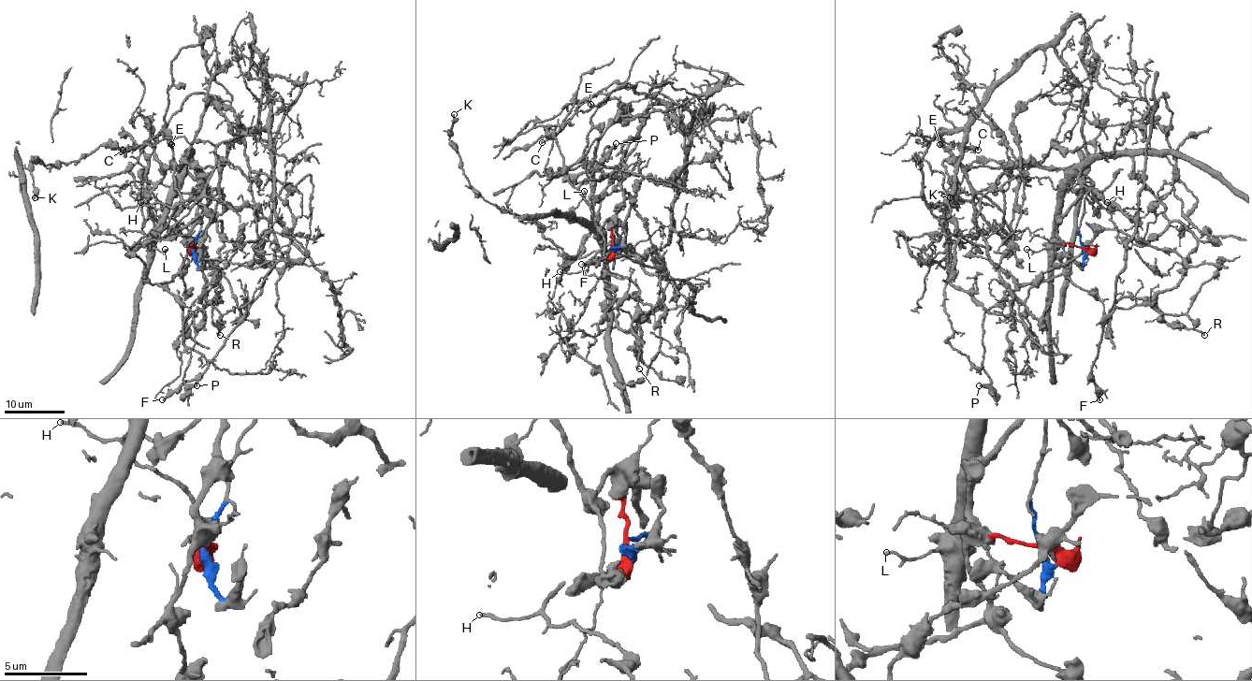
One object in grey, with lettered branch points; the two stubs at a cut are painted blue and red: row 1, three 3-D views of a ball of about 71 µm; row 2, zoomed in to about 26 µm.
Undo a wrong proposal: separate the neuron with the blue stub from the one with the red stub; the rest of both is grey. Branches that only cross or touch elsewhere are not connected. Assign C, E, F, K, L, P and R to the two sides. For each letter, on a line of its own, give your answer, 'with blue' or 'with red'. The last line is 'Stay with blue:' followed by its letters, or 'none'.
C: with blue
E: with blue
F: with blue
K: with red
L: with red
P: with red
R: with red
Stay with blue: C, E, F

